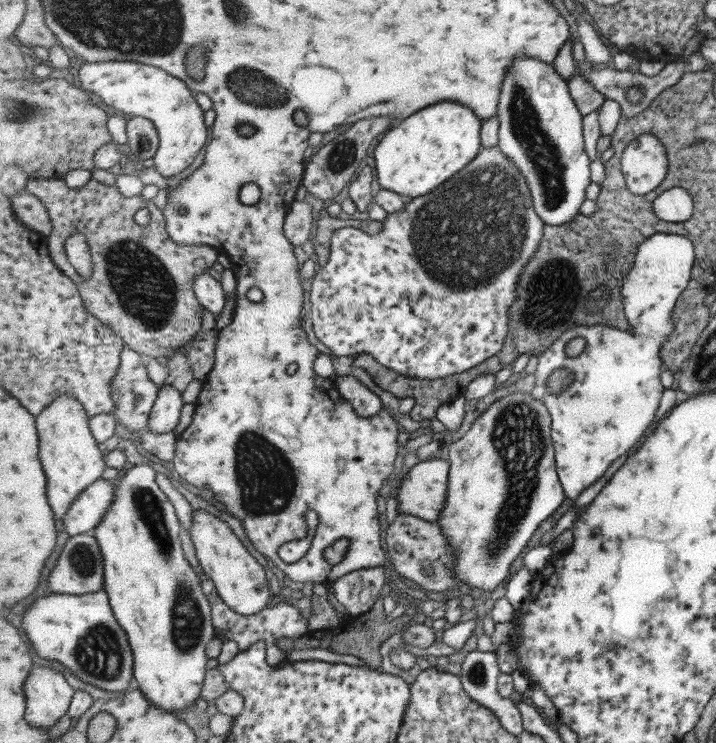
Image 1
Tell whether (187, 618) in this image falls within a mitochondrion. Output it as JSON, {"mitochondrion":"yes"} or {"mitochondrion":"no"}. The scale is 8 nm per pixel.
{"mitochondrion":"yes"}

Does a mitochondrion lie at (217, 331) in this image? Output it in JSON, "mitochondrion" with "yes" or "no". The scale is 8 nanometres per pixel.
{"mitochondrion":"no"}

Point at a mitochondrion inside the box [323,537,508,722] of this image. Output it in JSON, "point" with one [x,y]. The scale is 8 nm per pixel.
{"point":[477,675]}

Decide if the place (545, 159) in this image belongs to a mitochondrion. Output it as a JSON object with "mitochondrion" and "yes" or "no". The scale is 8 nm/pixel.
{"mitochondrion":"yes"}

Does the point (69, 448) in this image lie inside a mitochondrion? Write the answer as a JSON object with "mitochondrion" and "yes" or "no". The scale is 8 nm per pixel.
{"mitochondrion":"no"}

